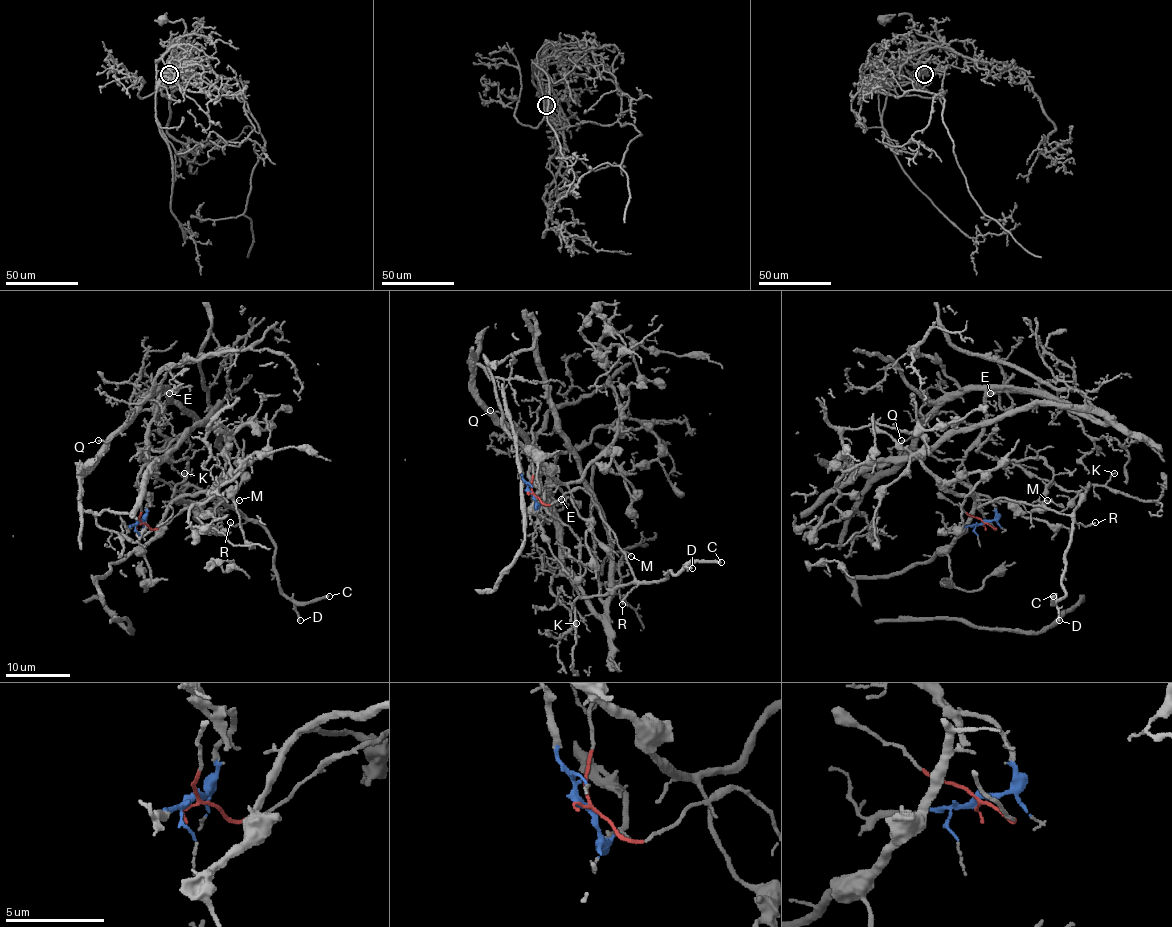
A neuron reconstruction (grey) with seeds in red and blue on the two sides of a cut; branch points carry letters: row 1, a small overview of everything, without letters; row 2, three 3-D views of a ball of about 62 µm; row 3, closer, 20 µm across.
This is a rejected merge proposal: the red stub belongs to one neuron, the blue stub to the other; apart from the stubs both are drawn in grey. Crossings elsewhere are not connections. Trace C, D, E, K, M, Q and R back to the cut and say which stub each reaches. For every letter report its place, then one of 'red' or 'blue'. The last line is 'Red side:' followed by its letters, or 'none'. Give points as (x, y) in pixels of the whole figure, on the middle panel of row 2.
C: at (721, 562); red
D: at (692, 568); red
E: at (561, 499); blue
K: at (576, 623); red
M: at (631, 556); red
Q: at (490, 410); blue
R: at (622, 604); red
Red side: C, D, K, M, R

